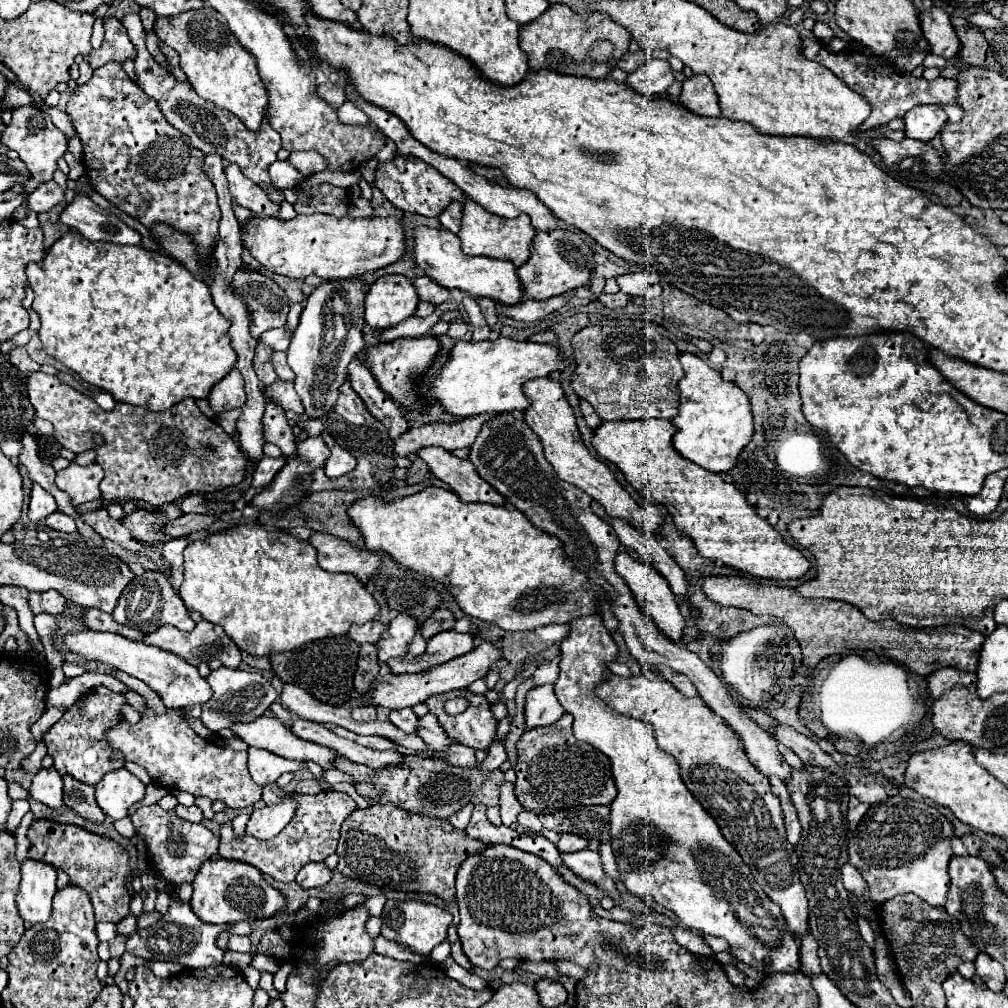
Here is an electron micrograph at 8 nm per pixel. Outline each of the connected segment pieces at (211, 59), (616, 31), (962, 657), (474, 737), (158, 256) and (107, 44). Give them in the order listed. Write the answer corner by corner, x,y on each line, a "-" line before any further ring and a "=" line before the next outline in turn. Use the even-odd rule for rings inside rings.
204,7
198,11
184,11
176,17
156,17
154,33
180,55
180,69
200,97
212,101
220,109
236,113
248,129
256,131
260,127
268,105
268,93
256,73
256,59
236,41
220,13
212,7
=
550,5
538,19
534,19
528,25
520,27
520,47
530,57
530,69
546,69
556,71
562,75
576,75
576,77
590,77
590,79
604,79
612,69
614,63
594,63
588,55
592,43
596,41
610,41
616,45
616,59
620,59
630,45
630,33
628,29
614,23
604,13
590,13
590,15
578,15
570,11
566,5
=
708,577
704,581
704,593
710,601
722,607
740,607
756,615
774,615
782,619
794,633
802,647
804,665
814,669
822,659
830,655
848,655
854,651
874,651
876,655
886,655
888,659
916,671
926,677
942,667
954,667
960,671
976,671
980,649
984,645
984,635
966,627
950,629
940,627
934,631
910,629
894,619
870,621
860,609
846,601
832,599
808,599
796,593
794,589
784,589
778,585
760,585
760,583
742,583
740,577
=
454,689
448,693
440,693
434,697
428,697
424,701
430,713
434,713
444,729
444,733
460,745
468,745
472,749
488,749
492,741
496,739
496,727
498,721
490,711
490,703
484,695
470,693
468,689
-
466,697
470,701
470,707
460,715
448,715
444,711
444,703
448,699
=
68,231
48,249
48,255
40,263
28,263
26,265
26,275
28,275
28,283
34,291
32,309
40,315
40,321
42,321
38,335
42,339
46,353
50,357
58,359
60,363
64,363
66,367
70,367
72,371
76,371
86,383
110,393
114,397
114,401
136,405
136,407
142,407
142,409
148,409
148,411
164,411
164,409
170,409
172,405
180,403
186,397
204,399
204,397
208,397
210,389
220,379
224,379
236,363
236,353
234,353
234,349
230,345
230,337
228,337
228,329
230,329
228,319
224,319
220,313
216,313
216,305
212,305
210,289
206,287
204,281
194,279
188,269
184,269
178,261
174,261
168,255
162,255
162,253
156,253
156,251
146,251
144,247
124,247
124,245
116,243
88,241
80,233
=
106,19
104,21
104,41
100,49
94,49
88,53
88,63
96,69
100,65
106,65
108,61
124,63
126,59
136,57
136,47
128,39
126,29
122,27
120,19

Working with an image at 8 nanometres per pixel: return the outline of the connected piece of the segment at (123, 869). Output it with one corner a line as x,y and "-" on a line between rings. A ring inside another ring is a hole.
34,821
28,829
28,839
32,843
28,857
36,861
50,863
54,869
62,869
68,873
70,883
84,889
94,905
96,921
118,923
128,917
130,907
130,893
124,887
126,877
130,875
128,867
128,853
114,841
106,837
94,835
84,831
76,825
58,825
52,821
-
46,837
50,841
46,841

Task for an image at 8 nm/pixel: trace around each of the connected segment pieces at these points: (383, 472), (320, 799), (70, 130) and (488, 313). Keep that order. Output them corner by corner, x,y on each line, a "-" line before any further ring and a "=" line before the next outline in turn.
348,381
342,383
338,401
326,413
326,417
322,417
322,423
324,423
326,431
336,439
336,443
340,447
348,449
358,459
358,465
352,473
348,473
340,479
330,479
325,475
323,468
317,468
316,477
308,489
308,494
330,491
330,489
344,489
344,491
348,491
348,489
386,489
386,485
394,481
394,471
392,471
392,469
396,469
396,461
392,457
394,441
390,439
388,429
370,415
370,411
366,409
366,405
358,397
358,393
350,387
=
322,791
318,795
296,795
296,799
300,801
300,809
296,817
288,823
288,827
284,827
284,831
278,835
278,841
270,841
270,839
262,841
250,835
236,837
232,823
228,821
222,825
222,831
220,831
218,855
224,859
244,861
280,883
290,883
306,863
324,861
328,855
336,853
340,827
344,819
354,809
358,809
358,803
350,795
338,793
338,791
=
44,107
44,111
46,111
48,115
52,115
52,123
54,123
60,131
64,131
68,137
74,137
74,135
76,135
76,131
74,131
74,127
70,125
70,119
68,119
66,113
62,113
58,107
=
484,299
484,303
478,303
480,305
480,309
482,309
482,315
484,315
484,319
490,323
490,327
494,327
494,323
496,323
496,307
494,307
494,301
492,299

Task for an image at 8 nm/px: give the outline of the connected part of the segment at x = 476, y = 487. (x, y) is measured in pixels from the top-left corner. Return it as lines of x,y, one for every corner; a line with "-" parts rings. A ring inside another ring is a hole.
424,447
416,453
430,469
432,475
436,475
440,481
448,483
450,489
464,501
478,501
478,503
492,503
492,505
504,505
504,499
496,489
492,489
486,481
478,477
474,471
474,465
468,459
458,459
450,451
440,447

